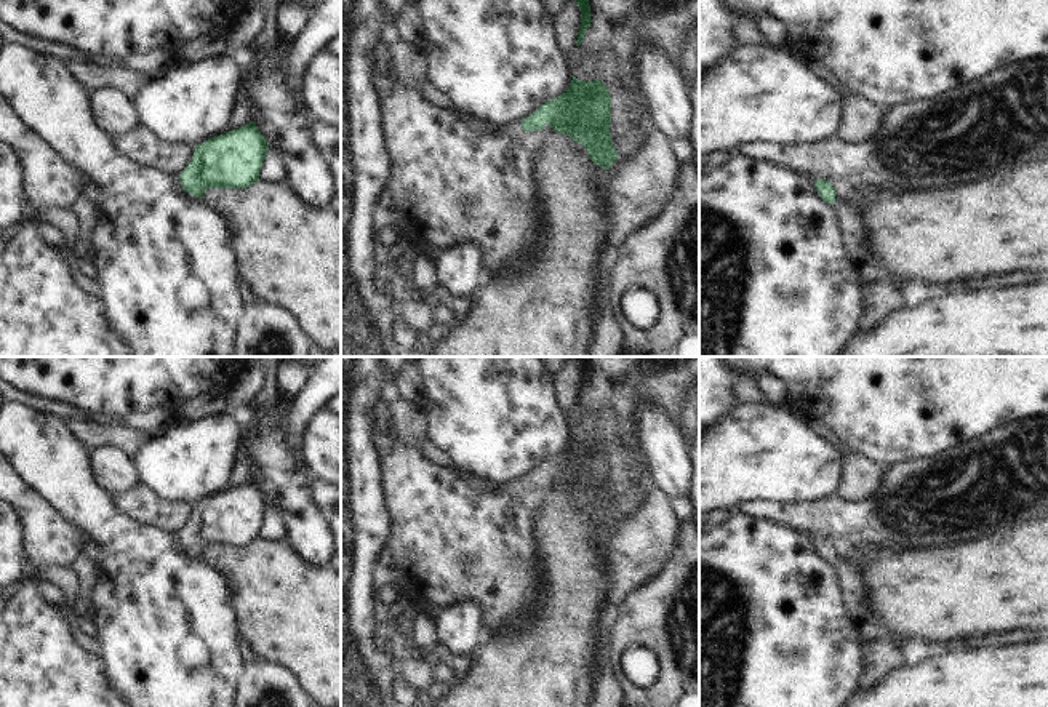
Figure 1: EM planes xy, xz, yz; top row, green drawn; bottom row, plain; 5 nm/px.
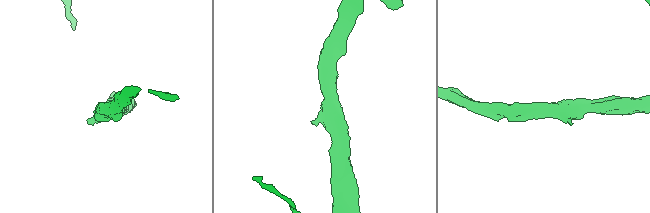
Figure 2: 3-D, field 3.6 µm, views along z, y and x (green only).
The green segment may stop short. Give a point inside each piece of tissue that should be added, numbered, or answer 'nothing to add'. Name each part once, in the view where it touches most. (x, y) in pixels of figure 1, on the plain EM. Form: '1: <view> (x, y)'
1: yz (853, 587)

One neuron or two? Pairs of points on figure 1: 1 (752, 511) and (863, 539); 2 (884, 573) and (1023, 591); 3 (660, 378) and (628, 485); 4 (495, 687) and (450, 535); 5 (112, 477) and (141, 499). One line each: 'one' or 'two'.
1: one
2: one
3: one
4: two
5: two

